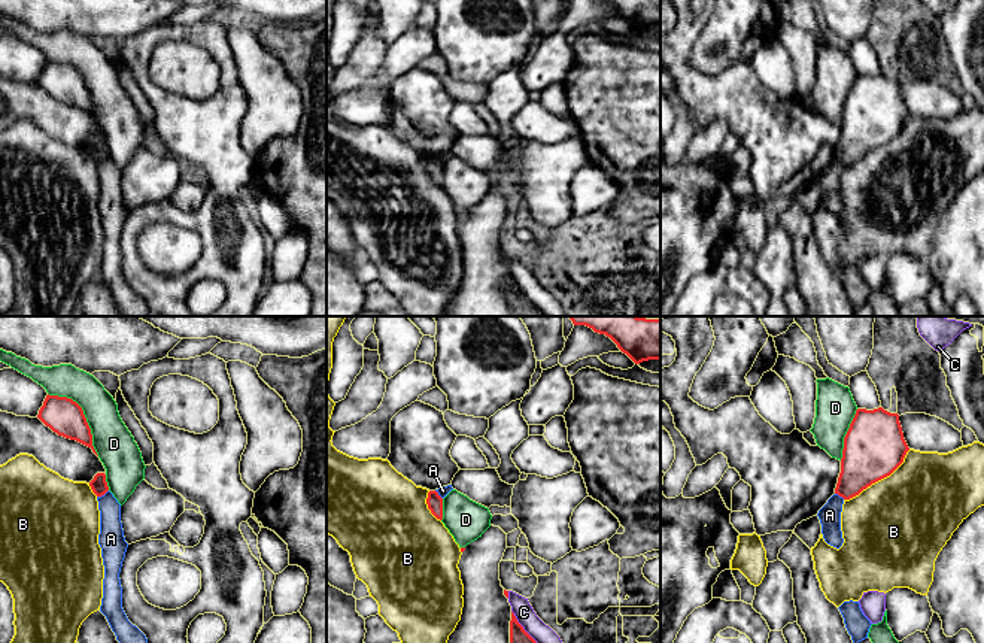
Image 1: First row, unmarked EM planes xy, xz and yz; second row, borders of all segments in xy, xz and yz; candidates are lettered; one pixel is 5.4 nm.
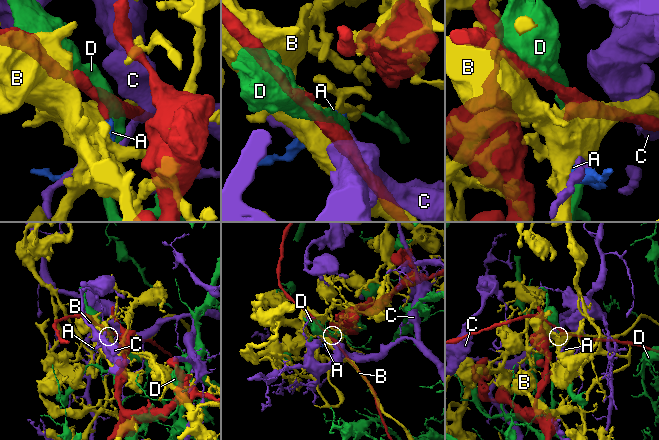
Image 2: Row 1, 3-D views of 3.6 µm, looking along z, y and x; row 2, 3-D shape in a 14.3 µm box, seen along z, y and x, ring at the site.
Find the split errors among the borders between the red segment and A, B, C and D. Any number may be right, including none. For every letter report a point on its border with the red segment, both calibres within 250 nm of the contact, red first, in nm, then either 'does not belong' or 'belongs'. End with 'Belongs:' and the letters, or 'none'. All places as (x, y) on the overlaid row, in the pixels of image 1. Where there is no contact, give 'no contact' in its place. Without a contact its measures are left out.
A: xy (102, 494) | 90/140 nm | does not belong
B: yz (878, 479) | 340/480 nm | does not belong
C: xz (522, 627) | 90/110 nm | does not belong
D: xy (84, 415) | 200/220 nm | does not belong
Belongs: none

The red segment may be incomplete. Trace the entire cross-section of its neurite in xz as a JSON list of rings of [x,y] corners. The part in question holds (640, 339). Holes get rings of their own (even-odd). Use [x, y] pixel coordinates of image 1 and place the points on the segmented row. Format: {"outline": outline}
{"outline": [[[570,316],[574,325],[586,325],[610,337],[635,364],[660,360],[660,319],[638,316]]]}

